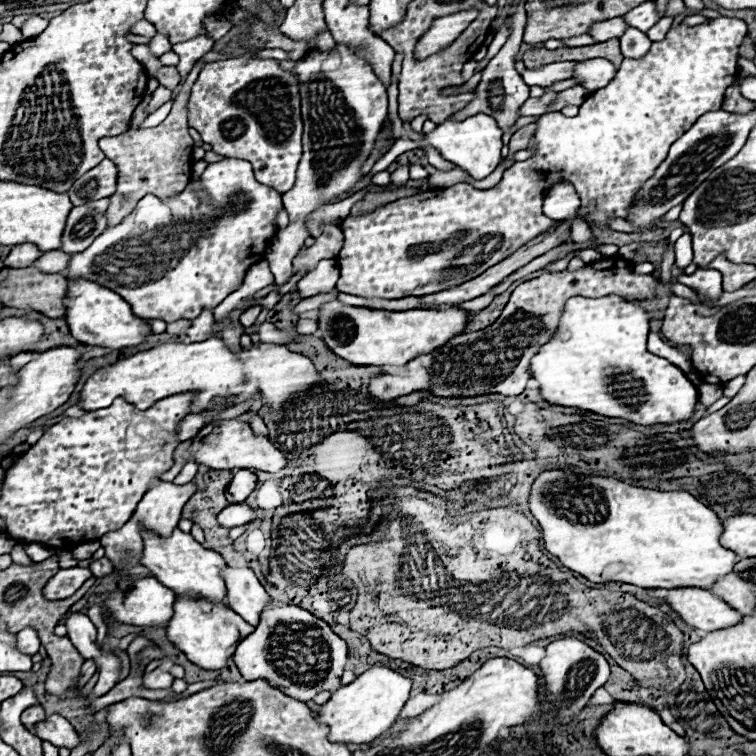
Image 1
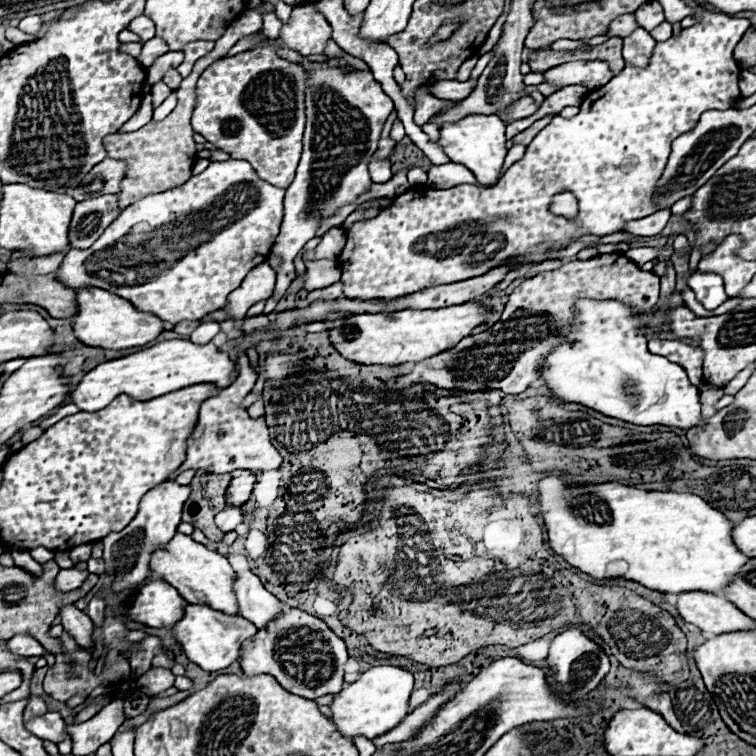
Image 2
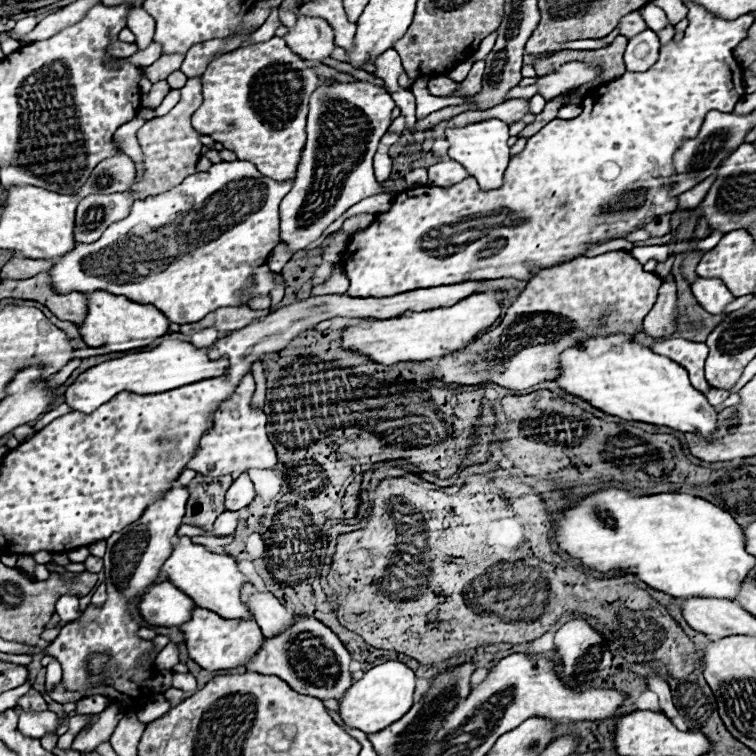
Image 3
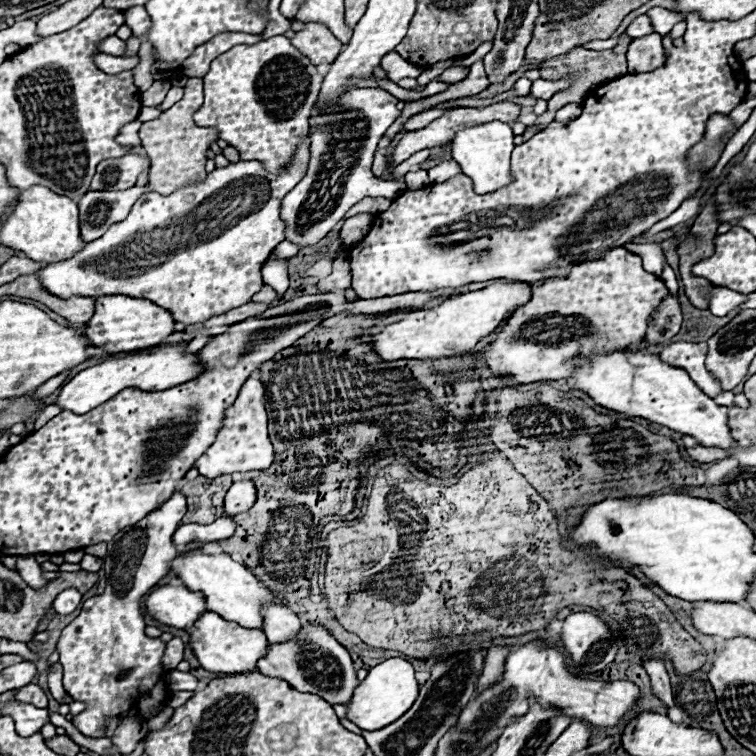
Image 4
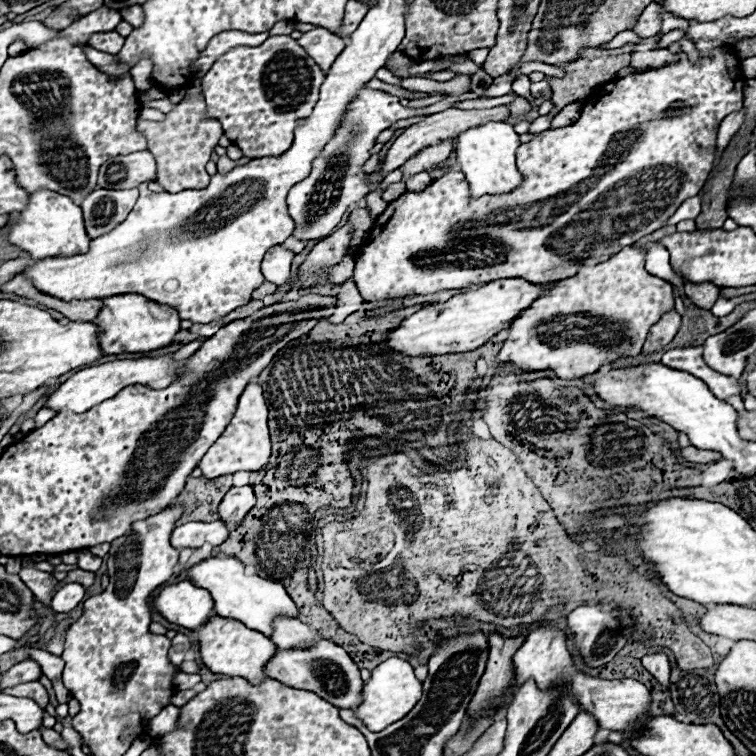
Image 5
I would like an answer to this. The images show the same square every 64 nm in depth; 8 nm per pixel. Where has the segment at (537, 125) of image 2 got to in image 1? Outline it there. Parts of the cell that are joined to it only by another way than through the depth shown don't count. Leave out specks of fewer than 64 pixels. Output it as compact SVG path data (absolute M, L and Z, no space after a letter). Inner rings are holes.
M528 124L526 128L522 128L522 130L518 130L514 136L512 136L512 140L510 140L510 154L512 152L516 152L516 150L522 150L522 148L528 148L528 142L530 142L530 138L534 136L534 132L536 132L536 124Z

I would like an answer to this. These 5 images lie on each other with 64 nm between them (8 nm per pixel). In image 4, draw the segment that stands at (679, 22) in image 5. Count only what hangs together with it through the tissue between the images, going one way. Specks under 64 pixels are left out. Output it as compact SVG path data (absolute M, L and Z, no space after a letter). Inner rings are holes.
M660 6L650 8L650 10L648 10L648 16L652 18L654 32L658 32L658 34L662 34L662 36L666 36L666 34L668 34L668 32L678 24L678 22L682 22L682 20L684 20L684 16L682 16L682 14L670 12L670 10L660 8Z

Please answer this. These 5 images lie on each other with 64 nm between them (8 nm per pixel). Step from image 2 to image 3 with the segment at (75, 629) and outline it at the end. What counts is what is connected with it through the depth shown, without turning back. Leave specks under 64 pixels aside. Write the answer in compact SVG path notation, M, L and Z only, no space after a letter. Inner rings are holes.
M72 594L60 596L58 602L56 602L56 612L66 622L78 620L78 616L80 616L80 612L78 612L78 596L72 596Z

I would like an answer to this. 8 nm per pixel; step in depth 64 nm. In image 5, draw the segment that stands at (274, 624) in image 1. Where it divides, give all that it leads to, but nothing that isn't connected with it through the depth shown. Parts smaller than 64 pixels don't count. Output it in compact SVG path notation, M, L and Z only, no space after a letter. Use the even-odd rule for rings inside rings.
M318 640L308 650L276 650L276 656L266 664L266 672L270 678L298 690L308 690L328 700L336 708L358 708L362 700L362 678L360 668L348 656L344 648L334 644L332 640Z

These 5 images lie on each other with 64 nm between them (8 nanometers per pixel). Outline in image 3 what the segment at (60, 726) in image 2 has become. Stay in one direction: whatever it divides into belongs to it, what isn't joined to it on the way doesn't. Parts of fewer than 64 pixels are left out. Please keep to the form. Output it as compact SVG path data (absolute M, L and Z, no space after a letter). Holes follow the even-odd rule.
M22 708L18 710L18 728L24 732L24 736L32 738L42 738L46 732L56 732L58 728L58 716L50 710L44 712L24 712Z

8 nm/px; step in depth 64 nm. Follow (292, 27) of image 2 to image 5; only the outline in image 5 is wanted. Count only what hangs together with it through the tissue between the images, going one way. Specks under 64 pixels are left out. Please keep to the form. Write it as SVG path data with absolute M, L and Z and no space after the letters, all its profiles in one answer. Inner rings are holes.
M316 28L312 32L302 34L302 38L298 38L298 44L308 52L308 56L312 56L316 60L316 64L324 72L328 72L332 68L332 62L346 46L344 38L332 34L326 28Z

